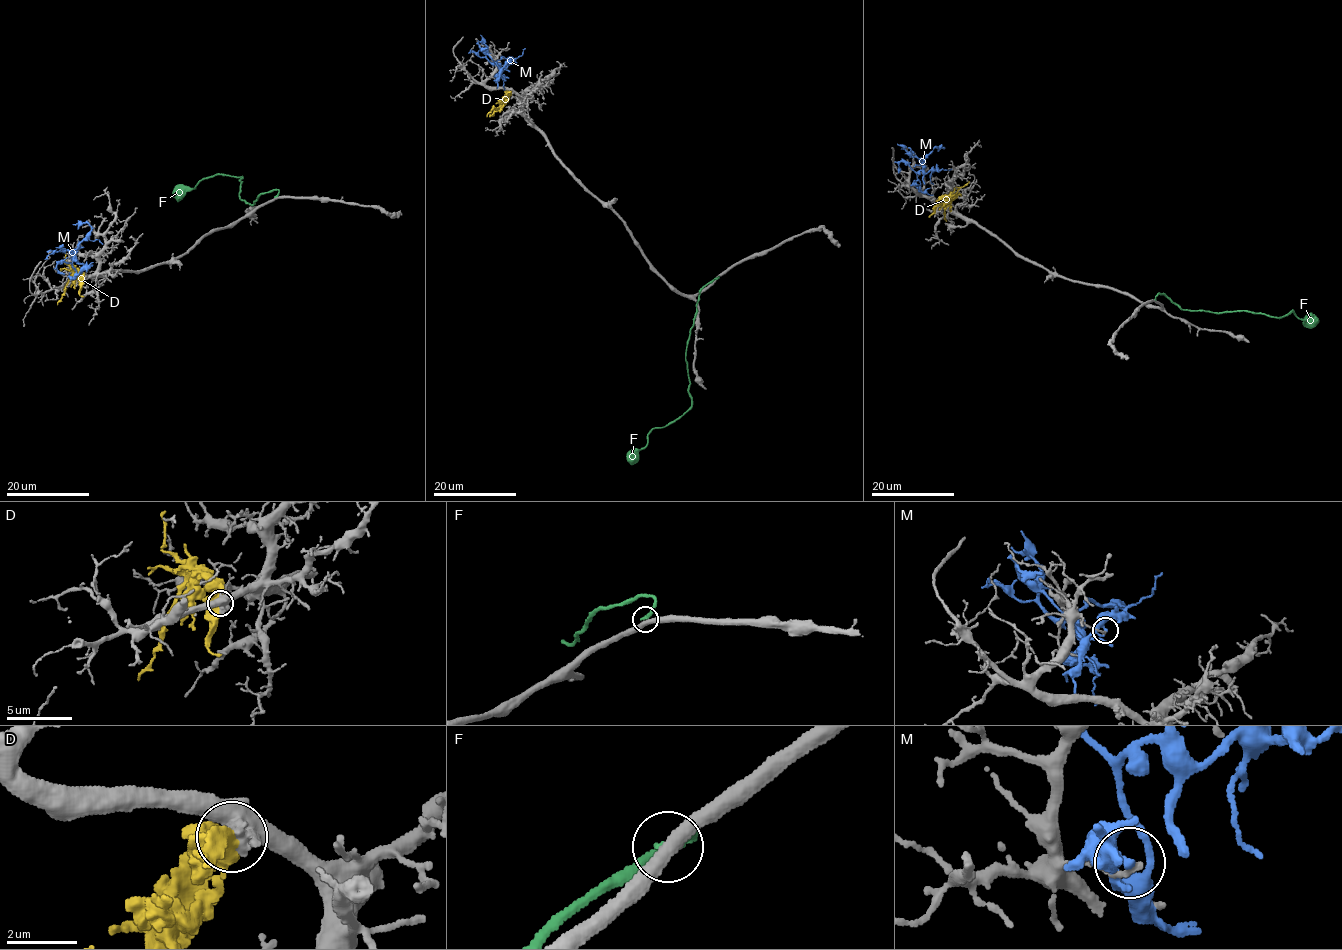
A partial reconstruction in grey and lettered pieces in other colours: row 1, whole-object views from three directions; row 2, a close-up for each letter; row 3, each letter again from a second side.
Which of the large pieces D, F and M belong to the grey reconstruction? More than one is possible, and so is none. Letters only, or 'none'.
none

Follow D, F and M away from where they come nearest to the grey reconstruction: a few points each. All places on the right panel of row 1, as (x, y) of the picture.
D: (937, 204), (942, 199), (951, 200), (945, 208), (946, 221)
F: (1155, 299), (1162, 293), (1183, 309), (1245, 310), (1279, 317), (1292, 309), (1301, 319), (1313, 320)
M: (918, 185), (916, 186), (920, 184), (916, 173), (922, 169), (920, 159), (936, 147), (944, 147)

